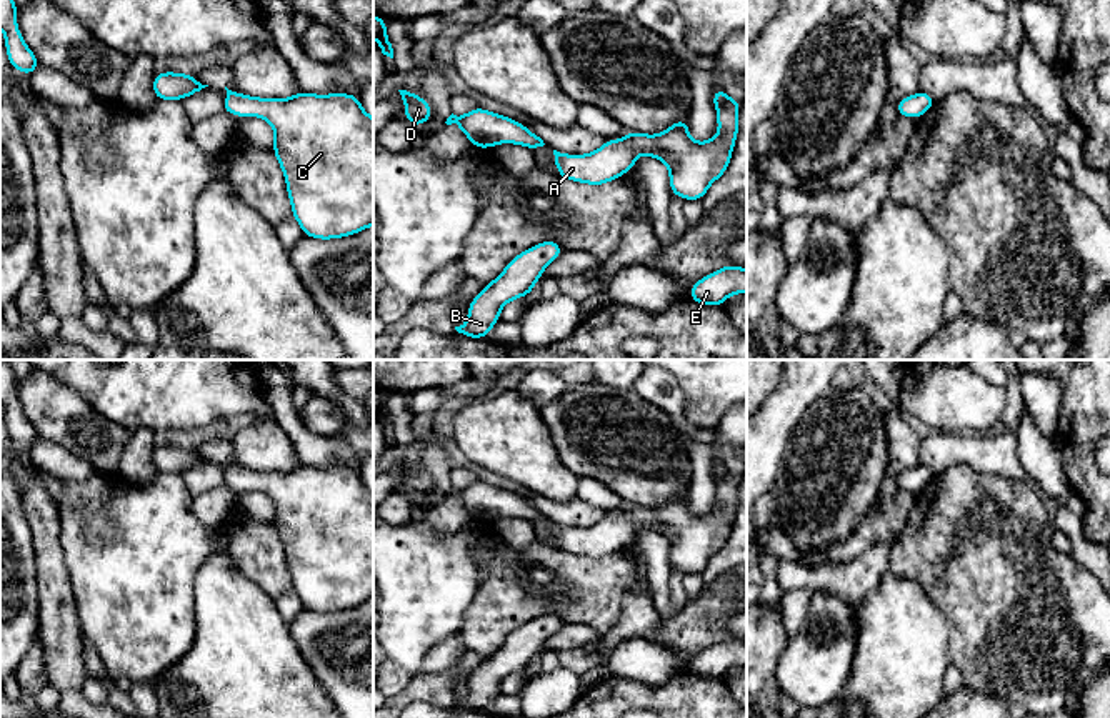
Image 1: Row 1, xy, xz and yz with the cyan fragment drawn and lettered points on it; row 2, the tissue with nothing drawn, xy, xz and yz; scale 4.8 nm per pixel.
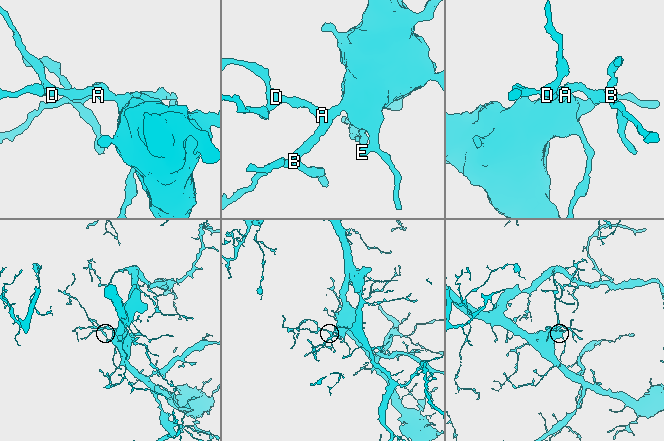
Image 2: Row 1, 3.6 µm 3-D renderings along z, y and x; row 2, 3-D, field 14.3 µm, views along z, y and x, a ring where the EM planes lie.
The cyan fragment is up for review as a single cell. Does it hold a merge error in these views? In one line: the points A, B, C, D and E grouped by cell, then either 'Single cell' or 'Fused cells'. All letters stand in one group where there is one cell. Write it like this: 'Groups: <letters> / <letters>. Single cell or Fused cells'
Groups: A B C D E. Single cell

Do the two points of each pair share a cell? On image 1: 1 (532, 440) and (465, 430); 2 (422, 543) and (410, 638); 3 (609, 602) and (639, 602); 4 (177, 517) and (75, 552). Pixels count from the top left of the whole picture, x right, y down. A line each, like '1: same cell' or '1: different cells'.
1: same cell
2: same cell
3: different cells
4: same cell

